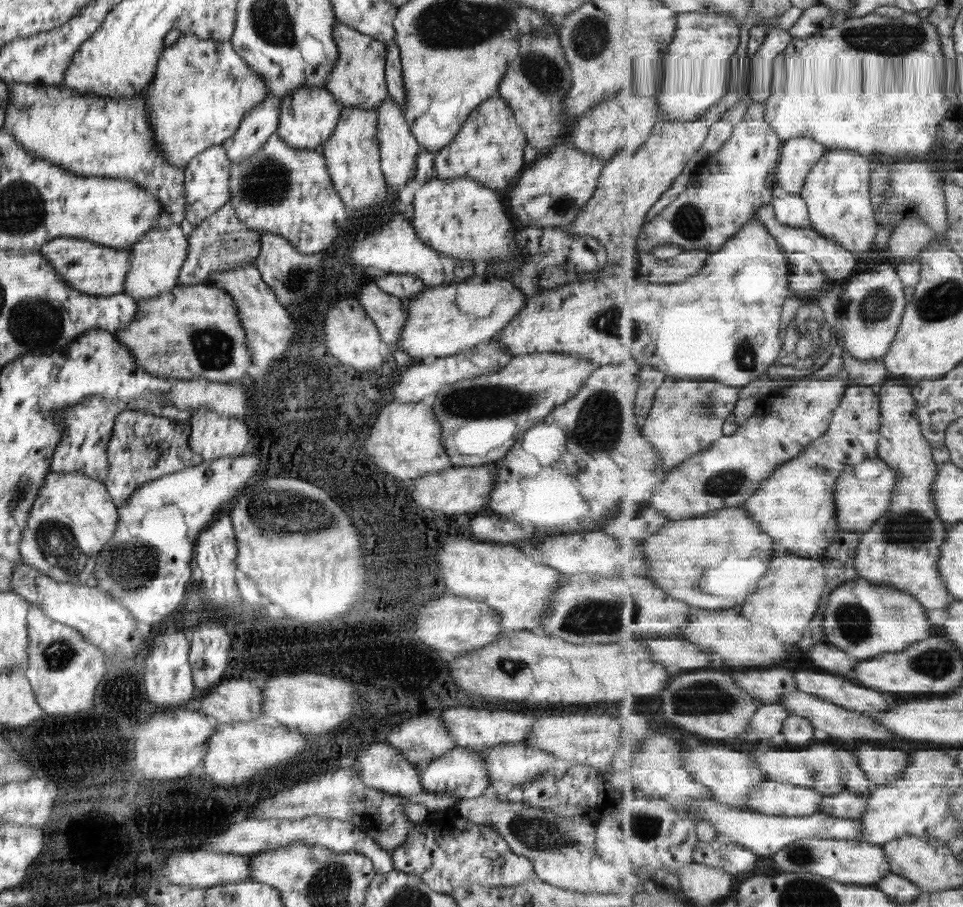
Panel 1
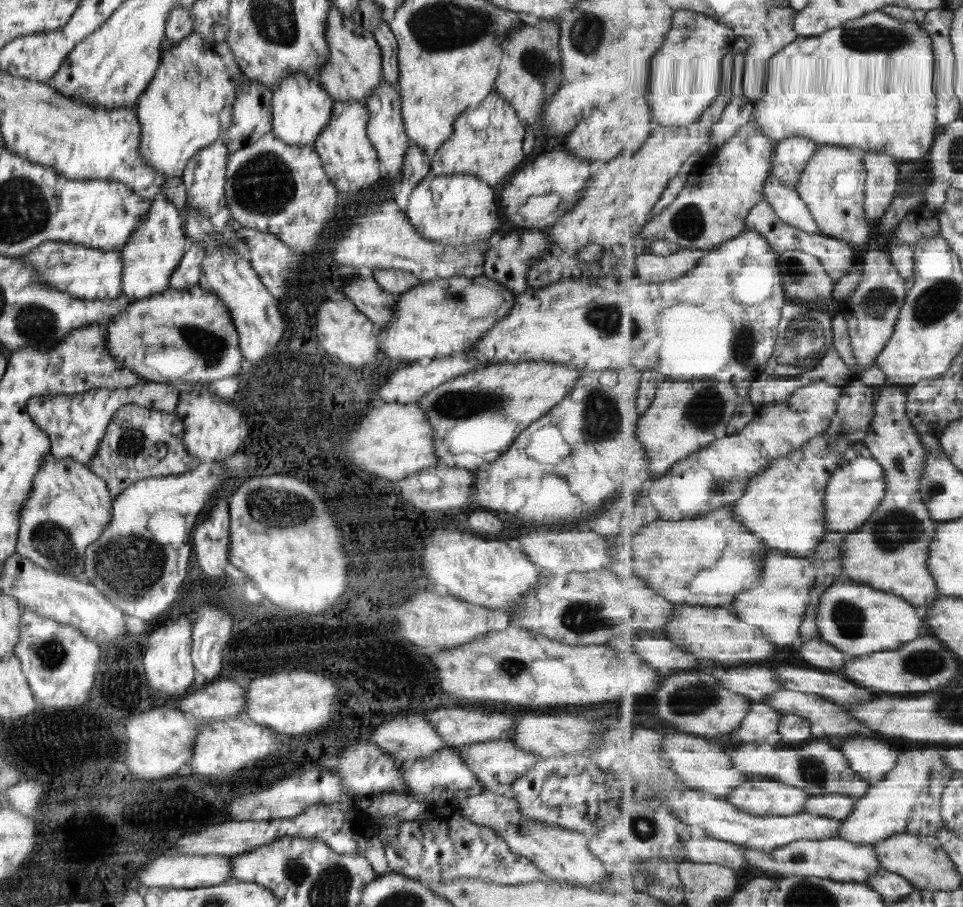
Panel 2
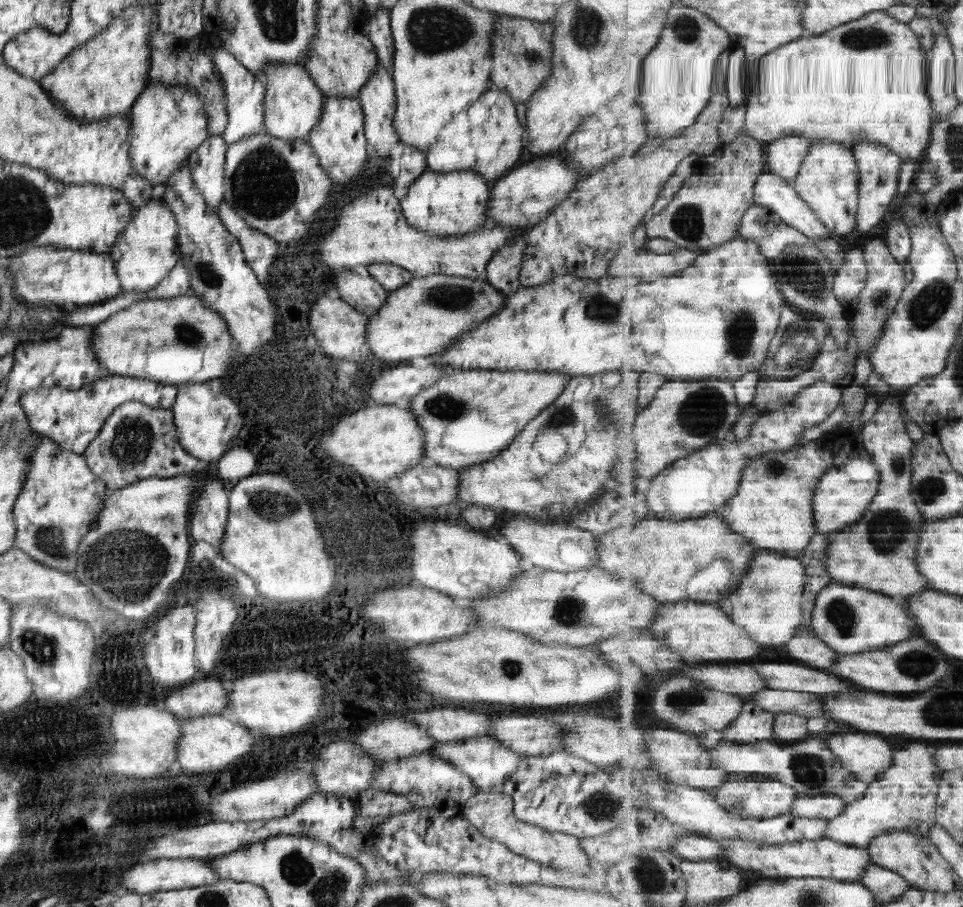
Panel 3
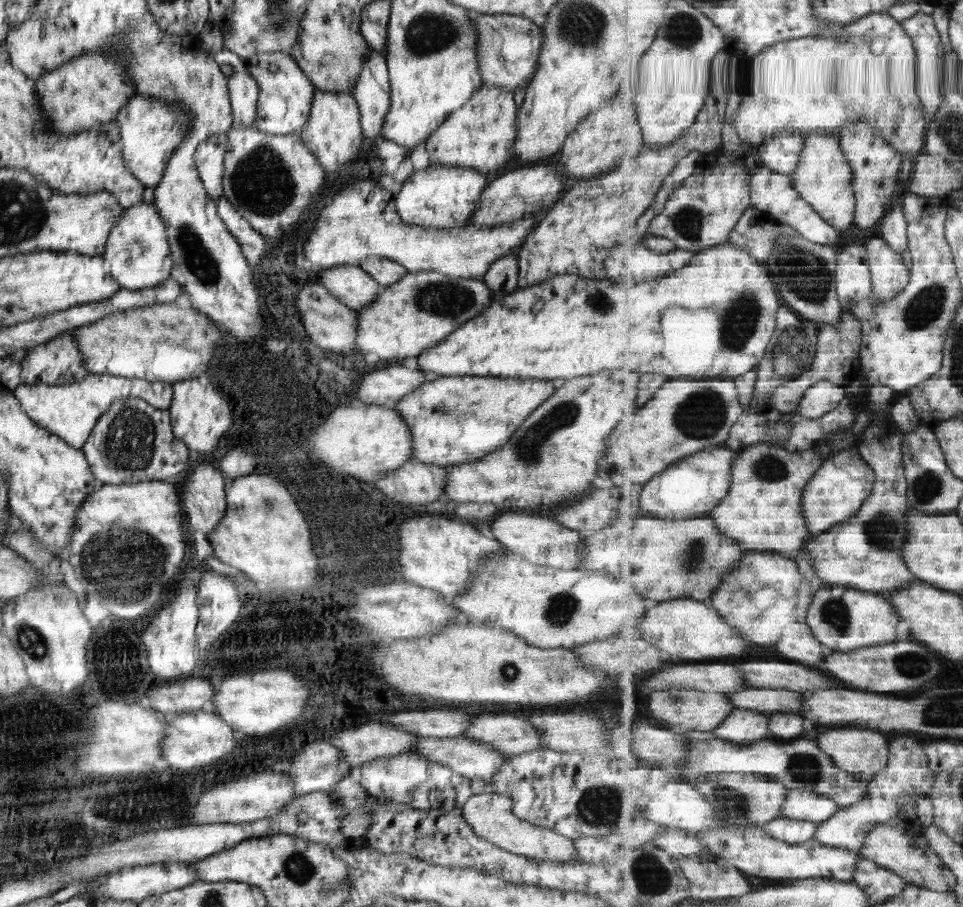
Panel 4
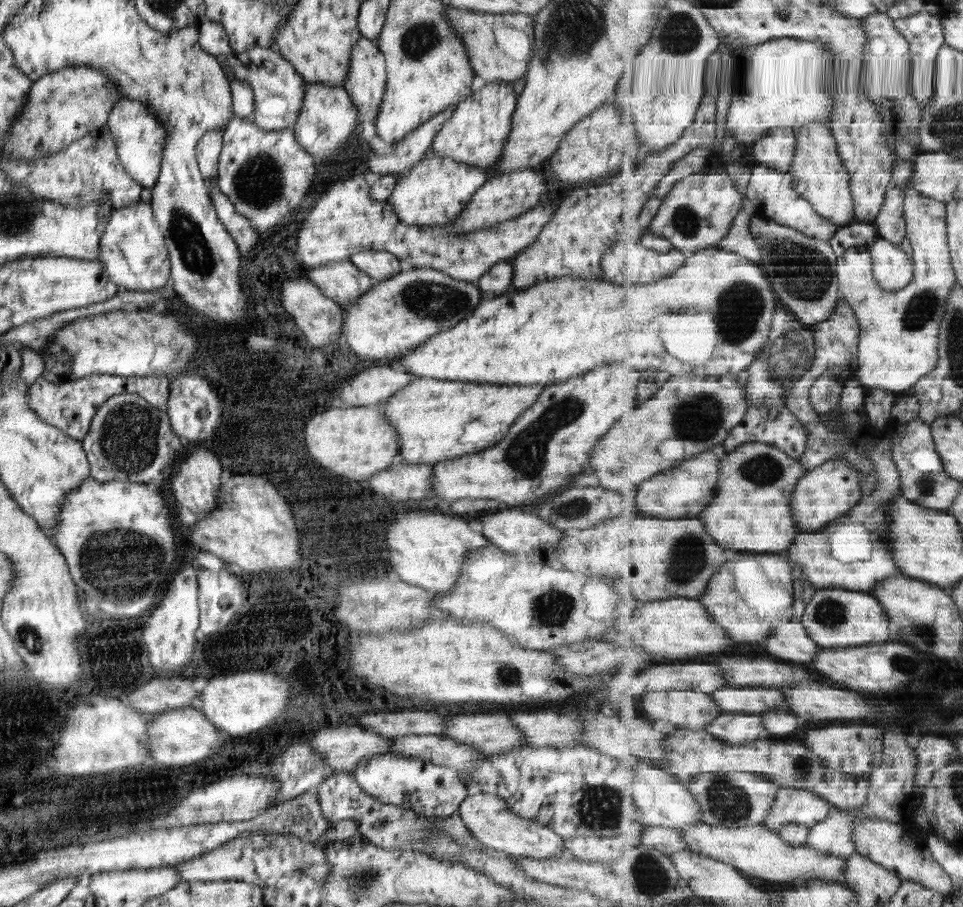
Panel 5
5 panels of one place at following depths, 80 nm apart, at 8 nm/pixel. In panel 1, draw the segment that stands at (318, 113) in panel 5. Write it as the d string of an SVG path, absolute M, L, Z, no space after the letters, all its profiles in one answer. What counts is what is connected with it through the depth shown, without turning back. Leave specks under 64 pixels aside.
M341 107L339 121L331 130L329 139L319 149L325 159L325 168L333 189L344 207L354 216L363 216L371 208L383 204L387 194L380 170L377 140L375 140L375 110Z

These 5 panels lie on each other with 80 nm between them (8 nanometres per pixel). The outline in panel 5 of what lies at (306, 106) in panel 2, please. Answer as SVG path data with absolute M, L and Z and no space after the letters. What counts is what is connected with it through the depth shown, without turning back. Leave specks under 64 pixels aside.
M252 48L245 52L231 52L225 60L232 76L251 87L253 111L249 120L266 132L292 129L297 121L304 95L304 80L295 67L273 48Z

